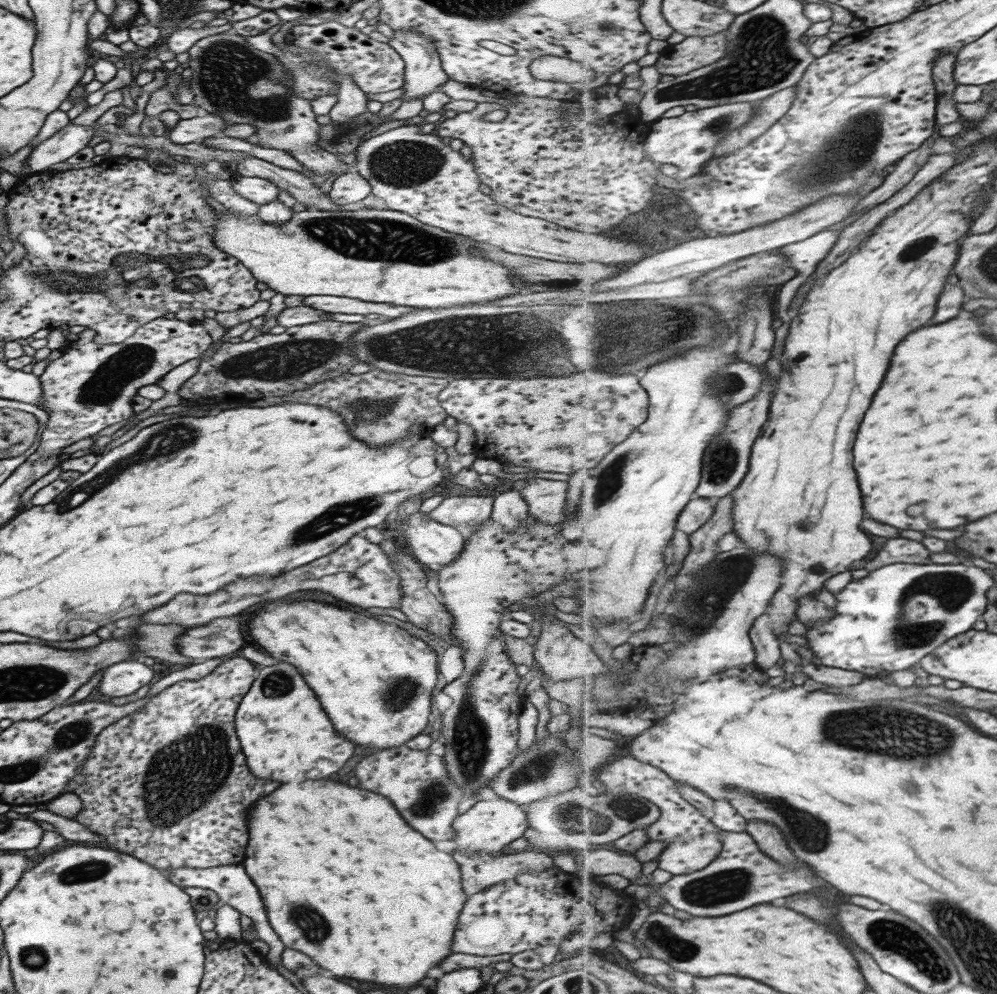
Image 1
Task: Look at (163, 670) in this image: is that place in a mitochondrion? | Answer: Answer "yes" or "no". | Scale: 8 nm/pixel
no

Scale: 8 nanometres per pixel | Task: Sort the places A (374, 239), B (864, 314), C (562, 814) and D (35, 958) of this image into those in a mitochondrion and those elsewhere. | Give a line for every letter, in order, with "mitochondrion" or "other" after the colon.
A: mitochondrion
B: other
C: mitochondrion
D: mitochondrion

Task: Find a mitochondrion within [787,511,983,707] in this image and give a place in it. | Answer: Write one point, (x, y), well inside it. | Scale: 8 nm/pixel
(928, 603)

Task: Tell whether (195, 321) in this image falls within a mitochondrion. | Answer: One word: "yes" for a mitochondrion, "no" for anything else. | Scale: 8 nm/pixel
no

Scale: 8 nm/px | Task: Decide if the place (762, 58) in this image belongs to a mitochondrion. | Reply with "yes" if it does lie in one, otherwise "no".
yes

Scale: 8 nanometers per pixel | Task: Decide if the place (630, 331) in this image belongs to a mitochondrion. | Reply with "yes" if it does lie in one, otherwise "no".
yes

